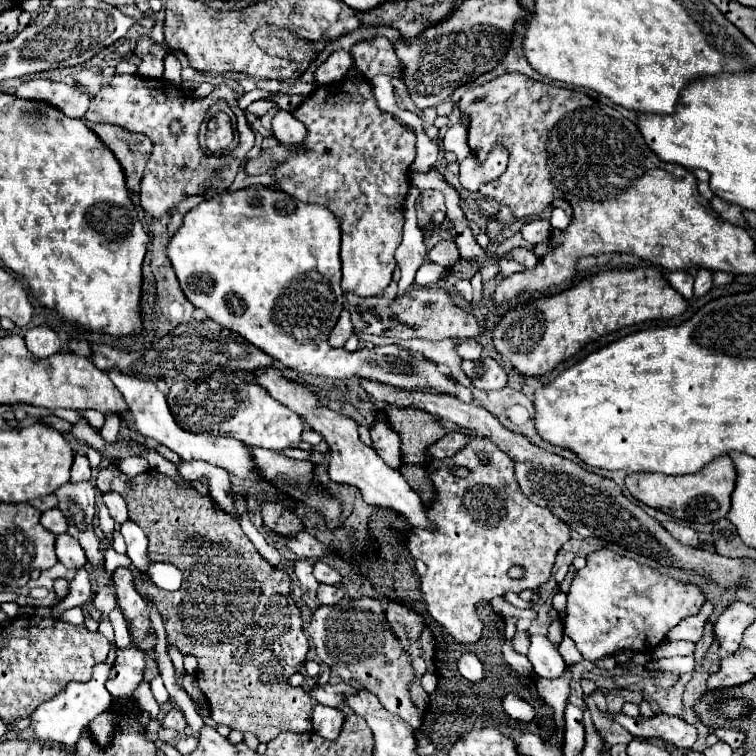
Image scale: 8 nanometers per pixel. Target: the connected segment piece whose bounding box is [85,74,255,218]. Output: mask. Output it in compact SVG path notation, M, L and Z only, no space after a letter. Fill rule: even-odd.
M115 74L113 80L91 98L89 110L85 114L87 122L117 124L129 132L145 134L153 142L153 152L143 170L141 190L139 190L141 208L145 212L149 212L153 218L161 218L175 204L179 204L181 200L185 200L189 196L203 194L203 192L207 192L207 194L225 192L231 186L231 182L235 180L237 172L241 170L245 154L253 148L255 134L249 128L245 114L243 114L243 118L237 116L239 144L231 154L217 158L217 156L207 156L201 150L197 132L199 132L199 126L201 126L209 106L217 100L225 100L227 104L237 104L237 92L233 88L221 84L221 86L215 86L209 96L195 98L195 96L185 96L181 88L177 88L175 84L171 84L163 78L143 78L139 74L135 74L135 76ZM173 120L181 122L181 126L183 126L181 134L171 132Z

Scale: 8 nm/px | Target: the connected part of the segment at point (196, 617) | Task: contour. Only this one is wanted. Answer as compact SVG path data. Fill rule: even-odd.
M107 466L97 476L97 488L101 492L119 492L125 498L129 520L139 524L149 538L147 556L151 562L169 562L183 572L183 584L177 592L157 590L151 578L139 578L135 590L147 596L159 610L167 642L183 656L191 654L197 658L199 688L211 704L211 718L233 730L253 732L261 742L273 740L279 732L313 730L309 720L311 696L287 684L289 676L303 666L309 650L307 636L301 630L301 612L293 602L289 574L261 558L251 540L243 534L239 522L225 514L209 494L199 494L193 486L181 486L157 470L127 478L123 472Z

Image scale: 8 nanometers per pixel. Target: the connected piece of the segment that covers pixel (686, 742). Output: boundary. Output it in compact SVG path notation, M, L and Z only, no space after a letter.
M611 714L615 722L619 722L627 732L639 736L639 738L661 738L669 744L673 744L679 752L683 748L691 748L693 742L697 740L697 730L681 720L673 720L673 716L667 714L657 714L653 718L629 718L625 714Z

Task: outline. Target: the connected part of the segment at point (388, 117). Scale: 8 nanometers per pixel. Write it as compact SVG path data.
M343 78L339 82L333 82L333 84L327 84L327 86L319 86L315 88L295 110L293 110L293 116L297 120L301 120L307 128L307 138L299 144L301 150L297 152L291 152L283 162L279 162L275 168L273 168L273 186L277 190L283 190L287 192L289 196L293 198L299 198L301 202L317 202L317 204L323 204L327 206L333 216L337 216L339 224L341 224L341 264L343 264L343 280L341 280L341 286L343 290L351 290L351 292L357 292L357 296L379 296L383 294L383 290L389 286L391 282L391 274L397 266L393 254L397 250L397 246L401 244L401 228L403 228L403 204L405 204L405 196L409 192L409 166L411 162L415 160L415 132L409 130L405 124L401 124L391 112L383 112L377 102L375 102L375 96L373 96L373 86L367 78Z

